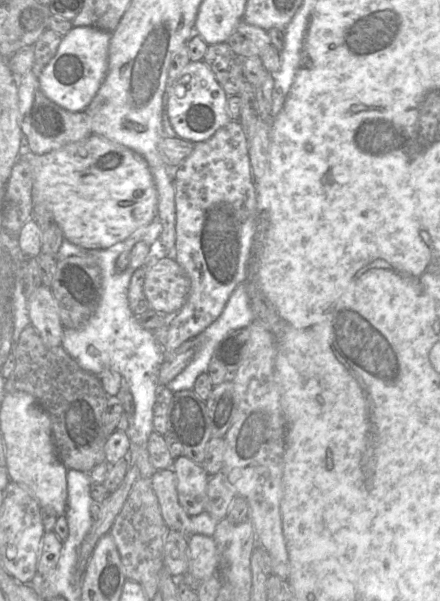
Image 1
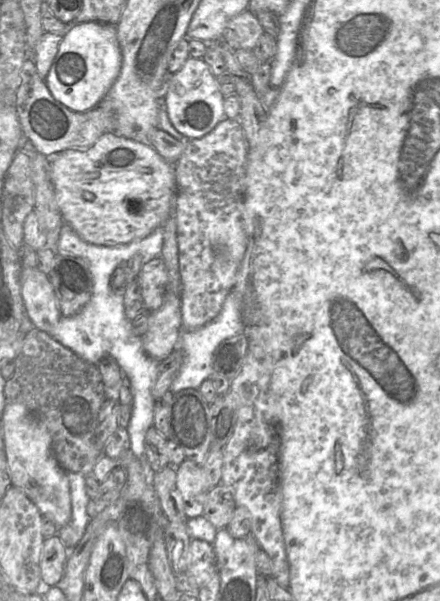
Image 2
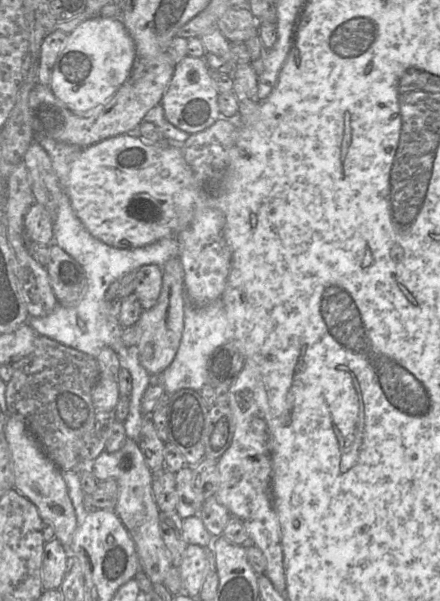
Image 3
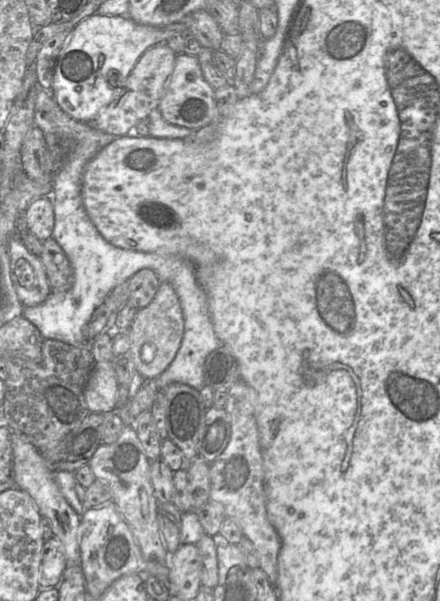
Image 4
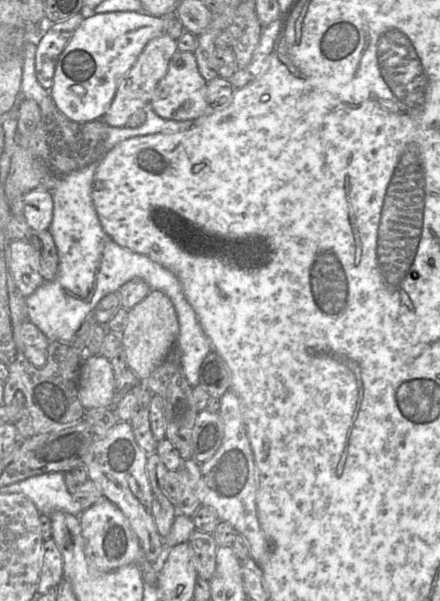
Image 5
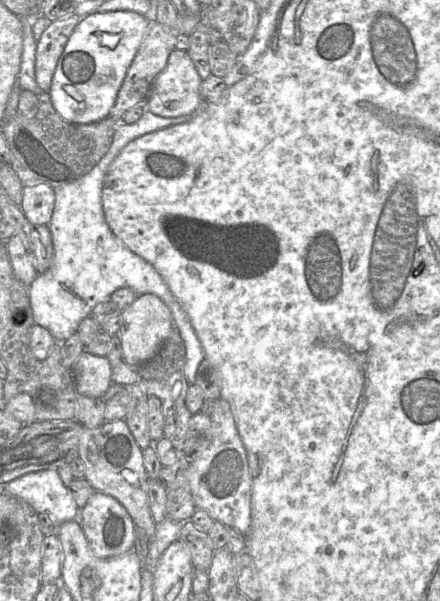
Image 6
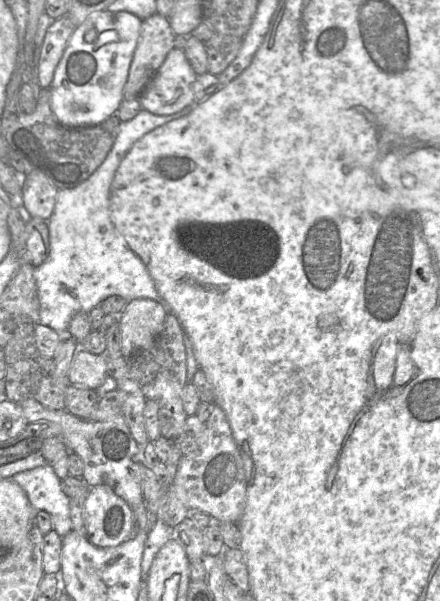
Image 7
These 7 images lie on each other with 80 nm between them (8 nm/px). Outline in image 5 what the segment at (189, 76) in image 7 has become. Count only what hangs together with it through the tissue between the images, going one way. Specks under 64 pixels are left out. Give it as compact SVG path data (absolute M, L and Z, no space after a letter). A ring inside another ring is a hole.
M176 51L172 56L166 75L158 83L148 108L167 120L194 121L207 113L207 81L199 72L193 52Z

